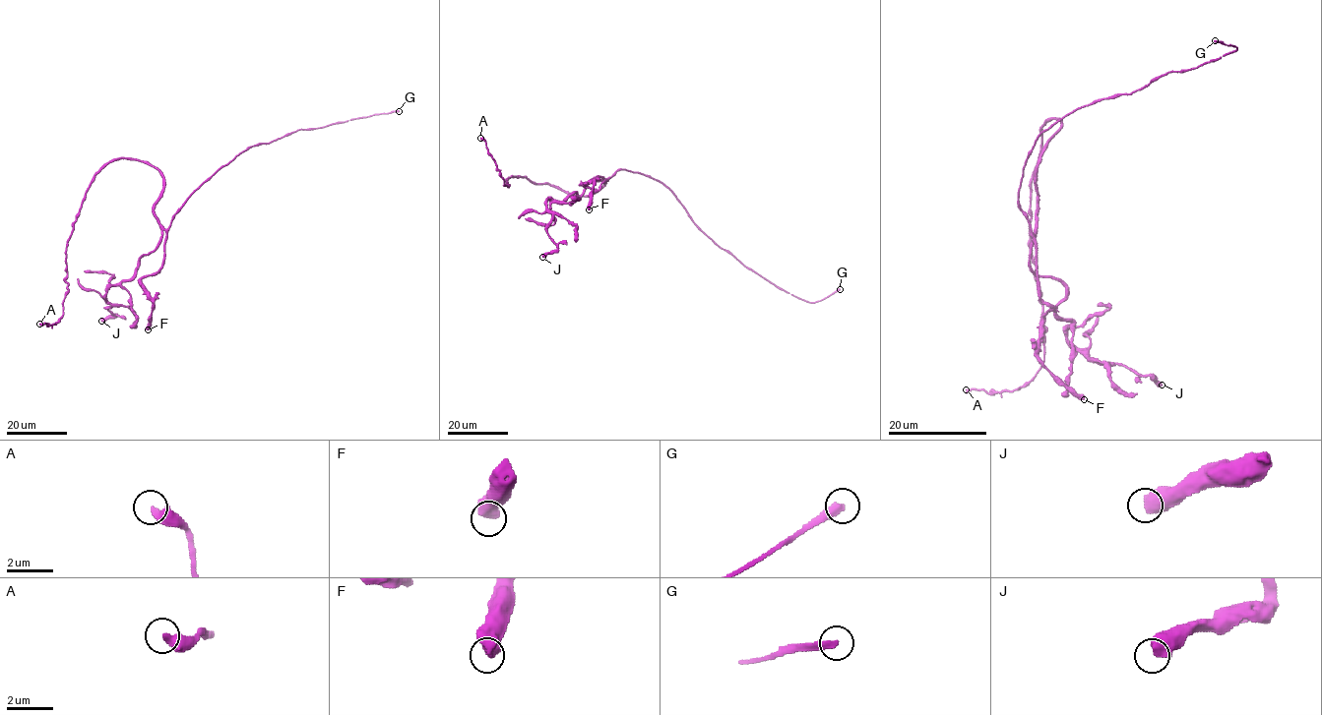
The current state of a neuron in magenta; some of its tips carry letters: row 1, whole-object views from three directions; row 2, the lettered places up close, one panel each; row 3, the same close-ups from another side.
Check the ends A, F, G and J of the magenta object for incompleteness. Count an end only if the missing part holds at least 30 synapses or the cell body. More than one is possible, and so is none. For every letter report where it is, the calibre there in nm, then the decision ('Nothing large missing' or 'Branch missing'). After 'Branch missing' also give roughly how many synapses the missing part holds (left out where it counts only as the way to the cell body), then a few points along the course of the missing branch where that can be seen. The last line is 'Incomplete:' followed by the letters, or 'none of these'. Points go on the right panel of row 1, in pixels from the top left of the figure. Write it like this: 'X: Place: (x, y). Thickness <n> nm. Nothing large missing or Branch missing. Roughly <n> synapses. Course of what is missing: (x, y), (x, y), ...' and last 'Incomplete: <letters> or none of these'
A: Place: (966, 389). Thickness 440 nm. Nothing large missing
F: Place: (1084, 399). Thickness 600 nm. Nothing large missing
G: Place: (1215, 40). Thickness 280 nm. Branch missing. Roughly 80 synapses. Course of what is missing: (1215, 40), (1056, 24), (992, 56), (959, 152), (1007, 199), (1008, 256), (1052, 303), (1092, 284), (1096, 245)
J: Place: (1162, 385). Thickness 700 nm. Nothing large missing
Incomplete: G

